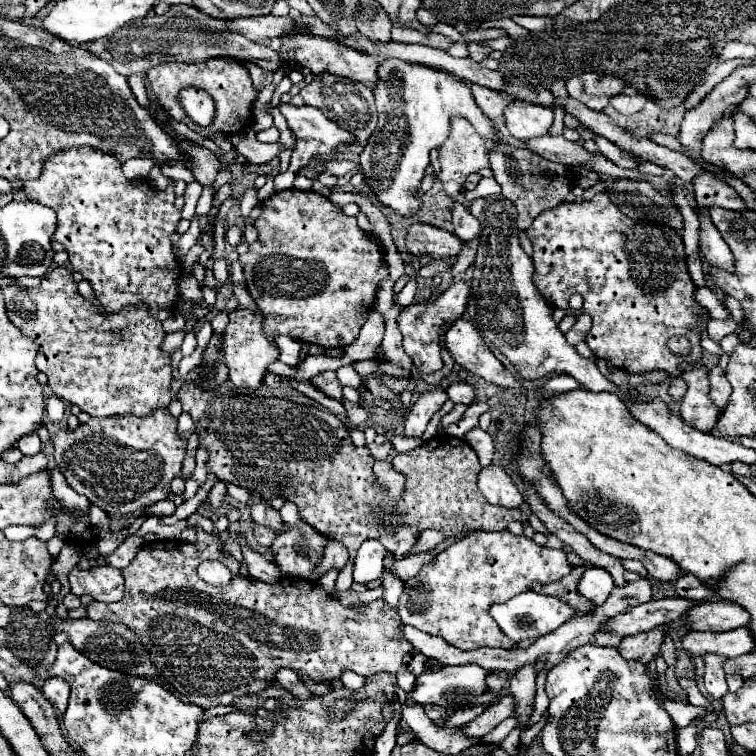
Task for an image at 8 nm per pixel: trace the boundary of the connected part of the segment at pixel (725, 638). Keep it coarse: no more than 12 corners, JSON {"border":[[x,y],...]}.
{"border":[[687,631],[681,647],[687,655],[737,657],[755,651],[751,633]]}

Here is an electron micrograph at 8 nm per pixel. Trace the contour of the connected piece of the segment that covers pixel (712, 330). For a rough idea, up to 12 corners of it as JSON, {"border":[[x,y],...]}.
{"border":[[709,321],[707,335],[721,341],[725,335],[737,331],[737,323]]}

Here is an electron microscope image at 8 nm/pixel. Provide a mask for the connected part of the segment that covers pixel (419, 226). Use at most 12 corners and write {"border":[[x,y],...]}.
{"border":[[413,223],[407,251],[433,259],[459,255],[461,239],[429,223]]}

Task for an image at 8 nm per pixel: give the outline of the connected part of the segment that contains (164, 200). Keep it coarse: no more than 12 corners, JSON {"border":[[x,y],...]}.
{"border":[[69,147],[25,183],[103,307],[181,297],[173,181]]}

